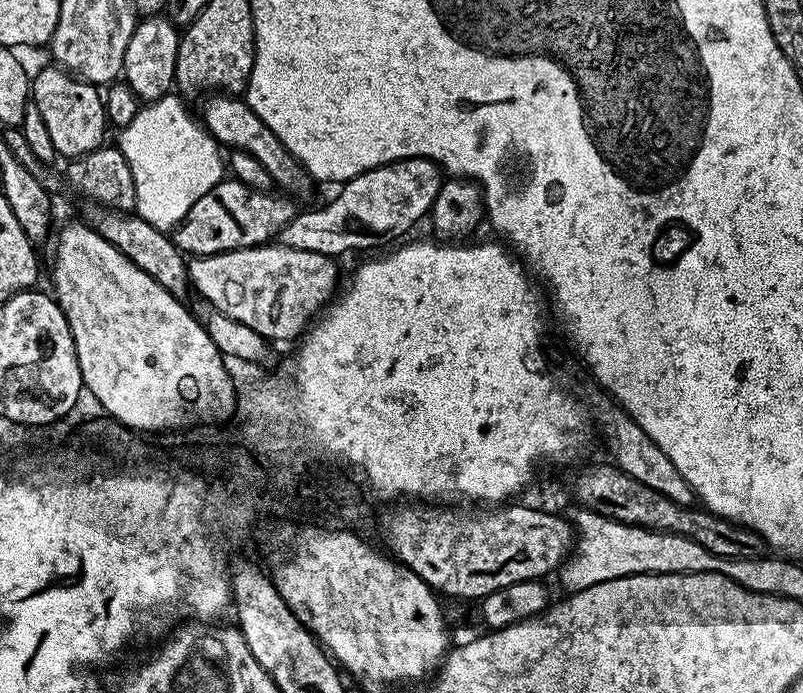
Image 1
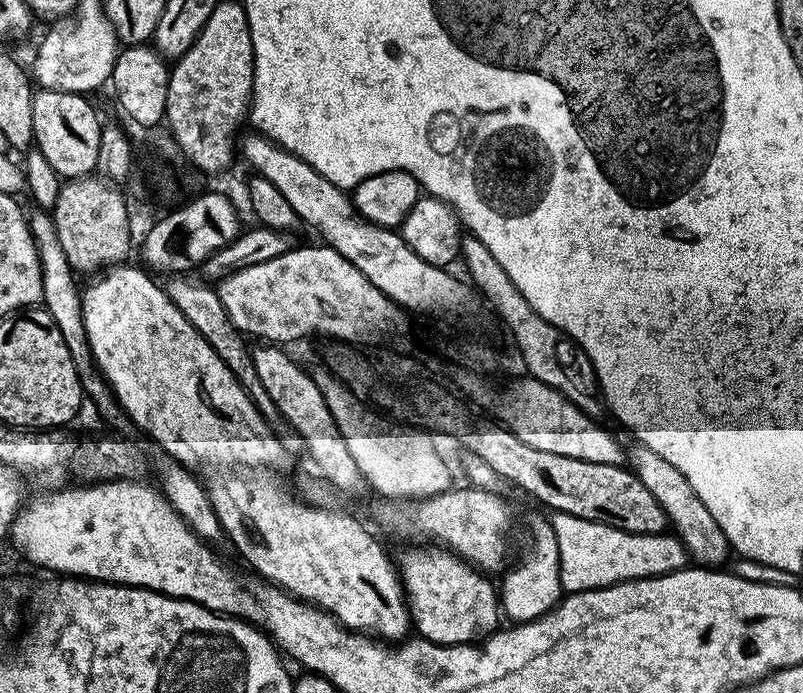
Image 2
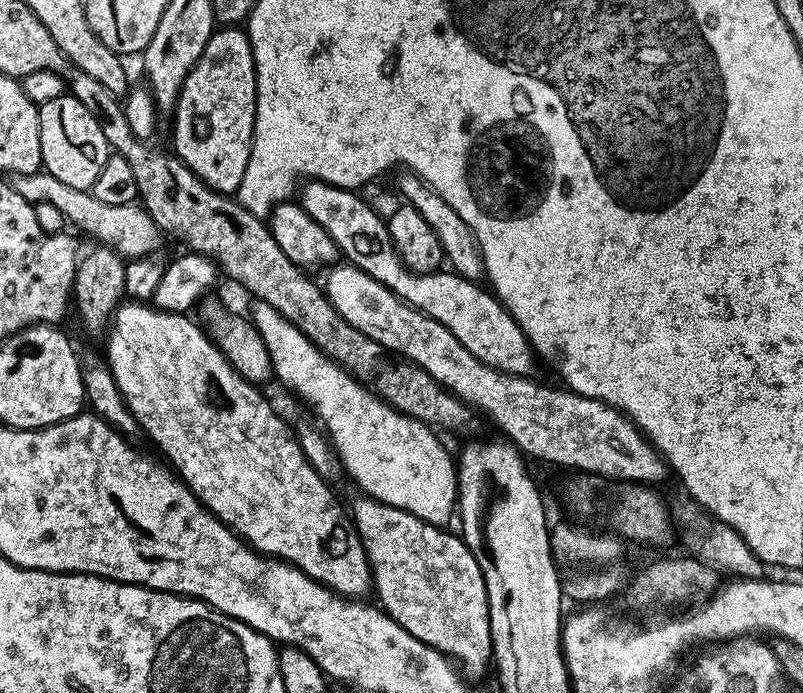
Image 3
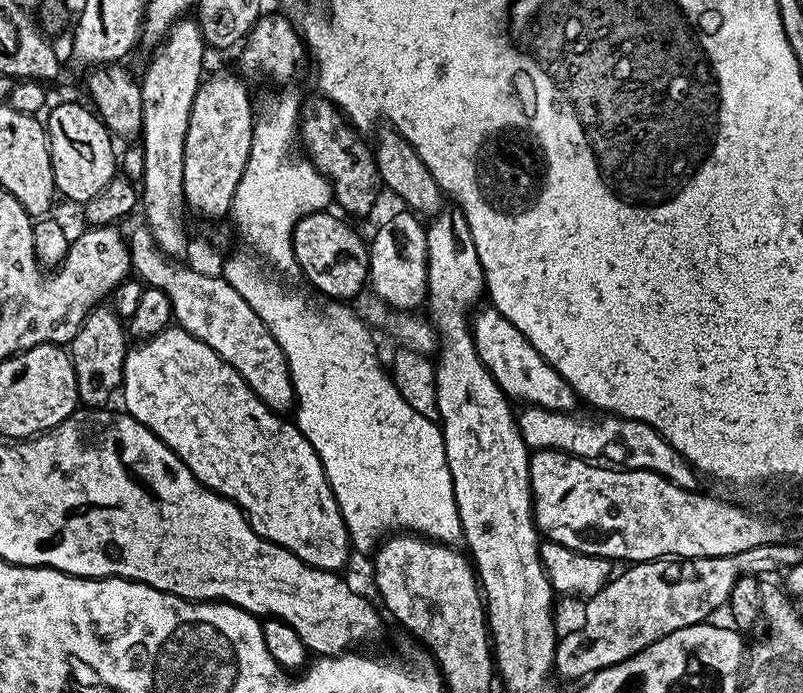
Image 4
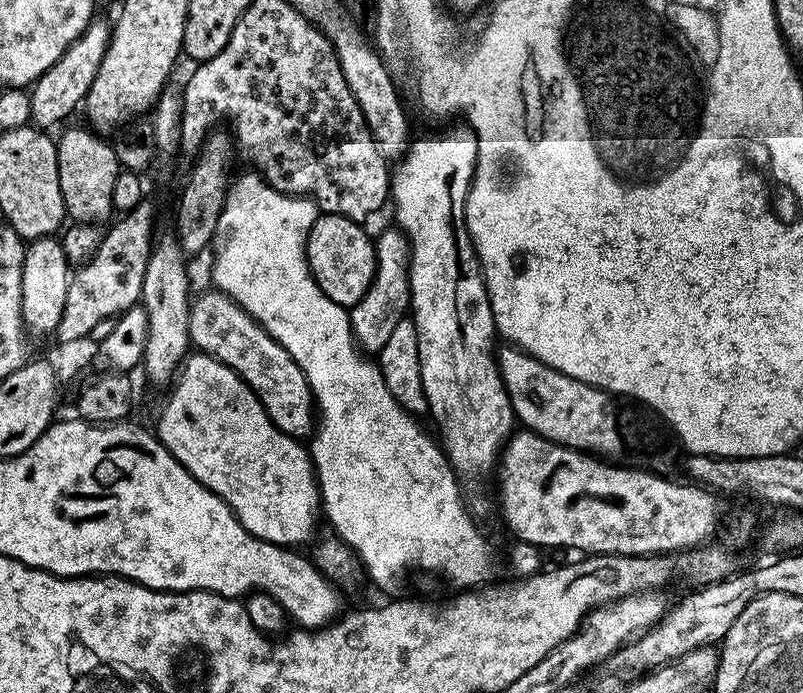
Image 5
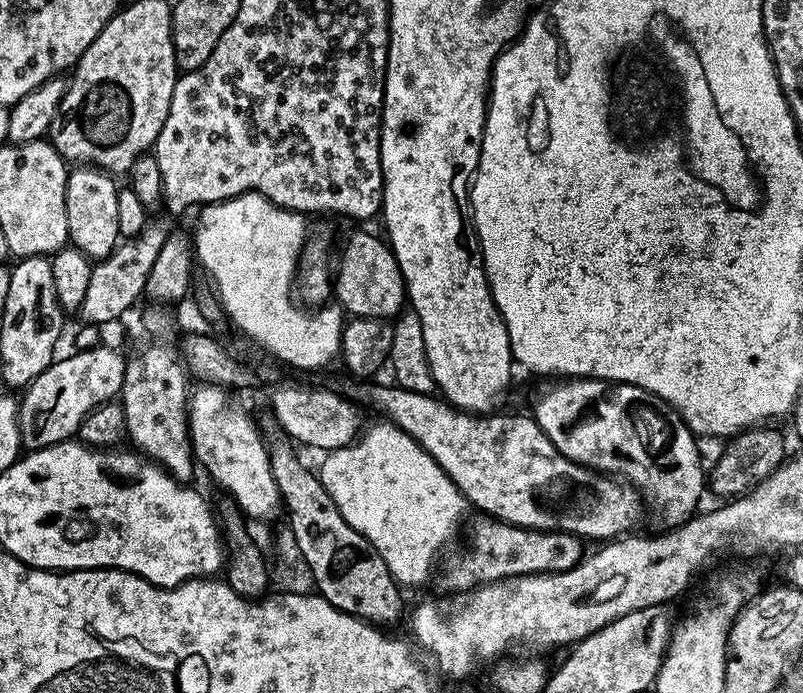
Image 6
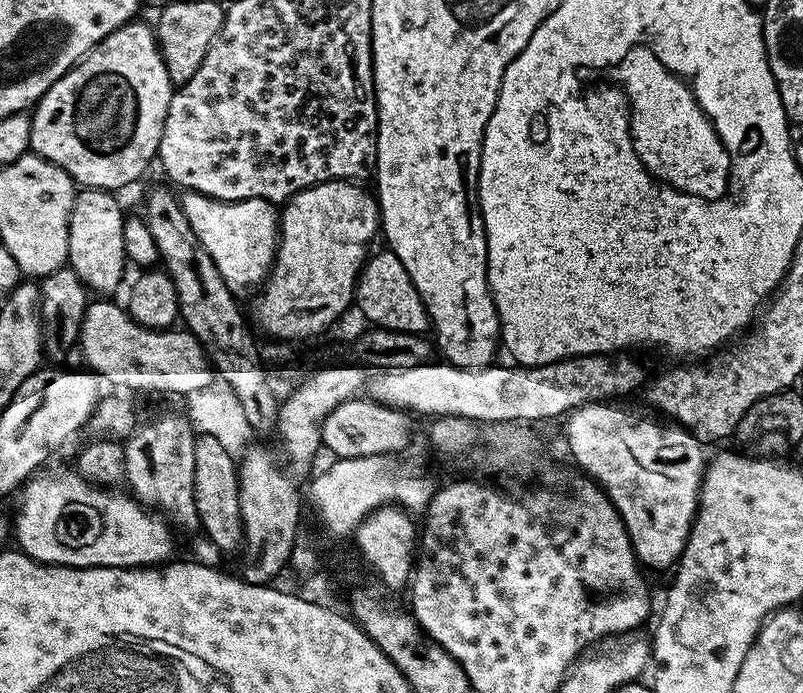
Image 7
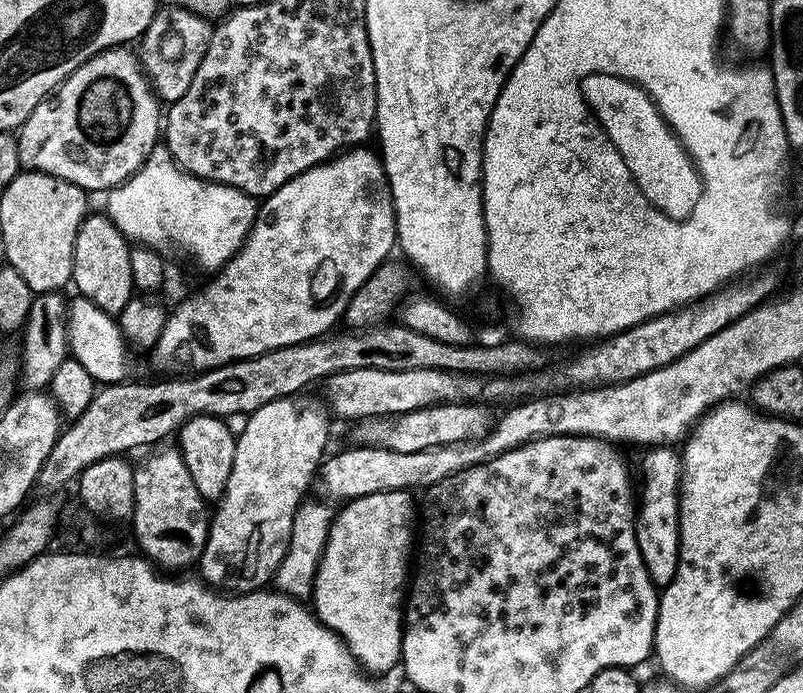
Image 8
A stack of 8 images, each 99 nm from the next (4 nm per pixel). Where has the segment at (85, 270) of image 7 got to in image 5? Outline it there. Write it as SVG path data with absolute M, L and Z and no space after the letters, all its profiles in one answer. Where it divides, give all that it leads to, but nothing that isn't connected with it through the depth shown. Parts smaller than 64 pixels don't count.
M87 127L67 128L63 129L65 132L56 140L58 186L62 186L64 210L75 223L99 225L100 220L114 212L111 194L114 193L115 179L122 171L116 149L109 141L108 144L104 141L107 139Z

